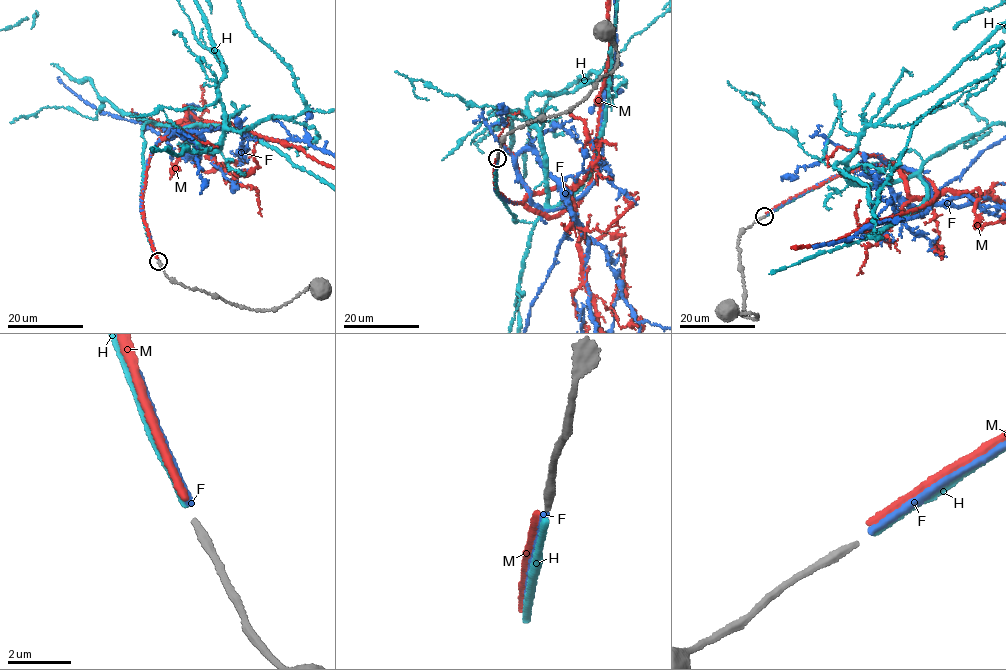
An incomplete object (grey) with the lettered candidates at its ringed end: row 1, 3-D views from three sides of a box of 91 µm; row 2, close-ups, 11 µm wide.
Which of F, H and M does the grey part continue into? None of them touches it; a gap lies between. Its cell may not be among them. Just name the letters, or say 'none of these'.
H

